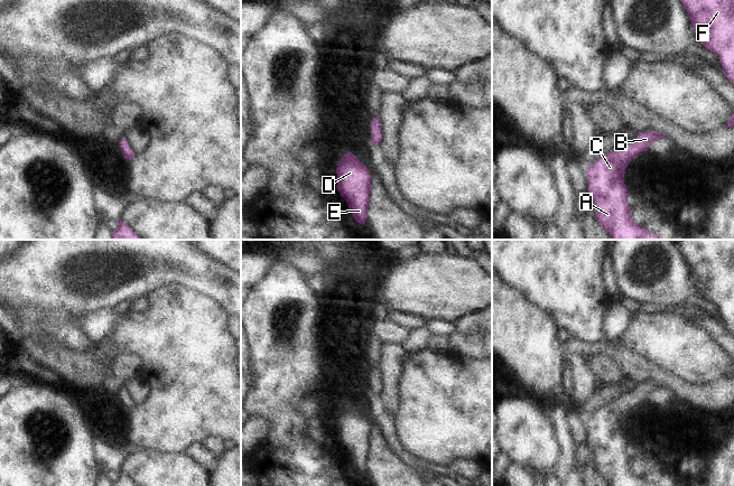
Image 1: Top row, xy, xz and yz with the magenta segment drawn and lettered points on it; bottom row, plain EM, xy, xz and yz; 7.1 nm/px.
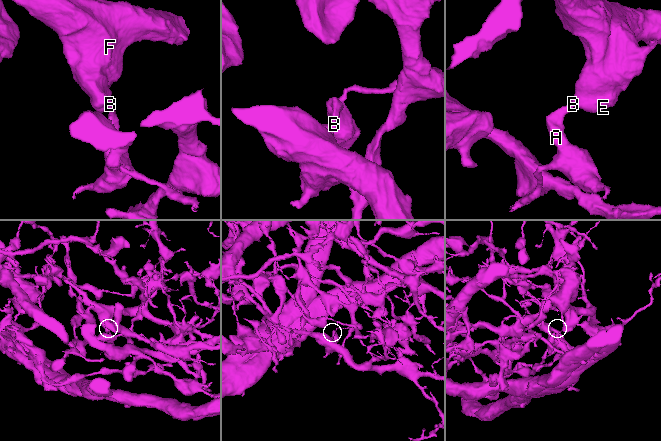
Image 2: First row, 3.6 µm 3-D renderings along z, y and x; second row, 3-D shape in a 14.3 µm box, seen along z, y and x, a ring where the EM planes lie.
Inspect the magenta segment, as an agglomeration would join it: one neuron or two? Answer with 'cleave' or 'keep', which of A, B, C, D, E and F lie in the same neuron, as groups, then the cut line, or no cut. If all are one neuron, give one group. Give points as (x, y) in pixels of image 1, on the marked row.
keep | A B C D E F | no cut

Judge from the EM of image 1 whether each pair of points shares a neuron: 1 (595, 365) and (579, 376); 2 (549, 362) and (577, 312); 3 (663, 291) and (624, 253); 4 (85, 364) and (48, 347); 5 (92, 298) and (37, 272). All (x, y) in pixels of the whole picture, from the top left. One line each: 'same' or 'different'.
1: different
2: different
3: same
4: same
5: same

